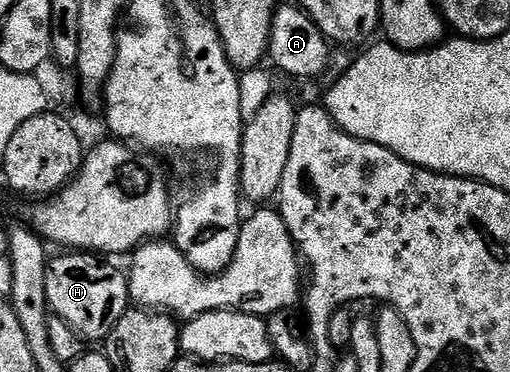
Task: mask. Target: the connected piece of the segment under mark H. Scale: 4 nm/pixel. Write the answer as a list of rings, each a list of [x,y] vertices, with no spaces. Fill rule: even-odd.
[[[68,251],[65,257],[53,256],[46,271],[46,299],[49,310],[74,327],[85,342],[103,342],[130,308],[125,270],[115,269],[111,260],[91,251]]]

